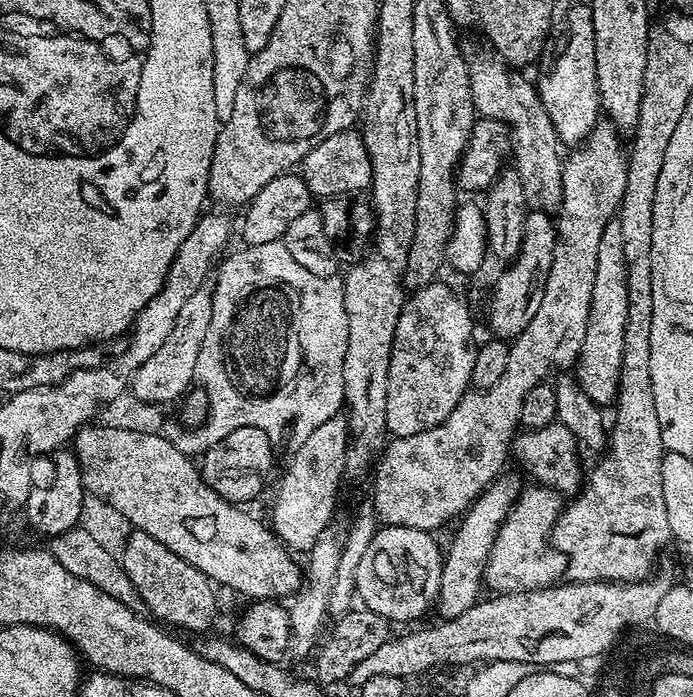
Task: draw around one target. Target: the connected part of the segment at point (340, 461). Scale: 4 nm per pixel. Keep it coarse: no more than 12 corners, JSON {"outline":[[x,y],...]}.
{"outline":[[348,417],[303,437],[272,531],[289,549],[329,531],[346,480]]}

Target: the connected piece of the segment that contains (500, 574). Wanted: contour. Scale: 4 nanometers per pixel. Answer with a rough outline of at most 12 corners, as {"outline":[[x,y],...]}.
{"outline":[[519,497],[496,536],[486,580],[541,587],[562,497]]}

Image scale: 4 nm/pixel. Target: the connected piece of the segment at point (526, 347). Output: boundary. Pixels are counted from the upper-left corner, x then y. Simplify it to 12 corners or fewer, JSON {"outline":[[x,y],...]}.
{"outline":[[597,126],[564,160],[542,306],[502,378],[392,438],[379,523],[431,533],[501,475],[530,390],[577,363],[628,162]]}

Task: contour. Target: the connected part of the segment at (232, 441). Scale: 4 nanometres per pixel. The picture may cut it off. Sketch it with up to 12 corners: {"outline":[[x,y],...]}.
{"outline":[[245,426],[203,454],[200,475],[244,506],[263,490],[274,445]]}

